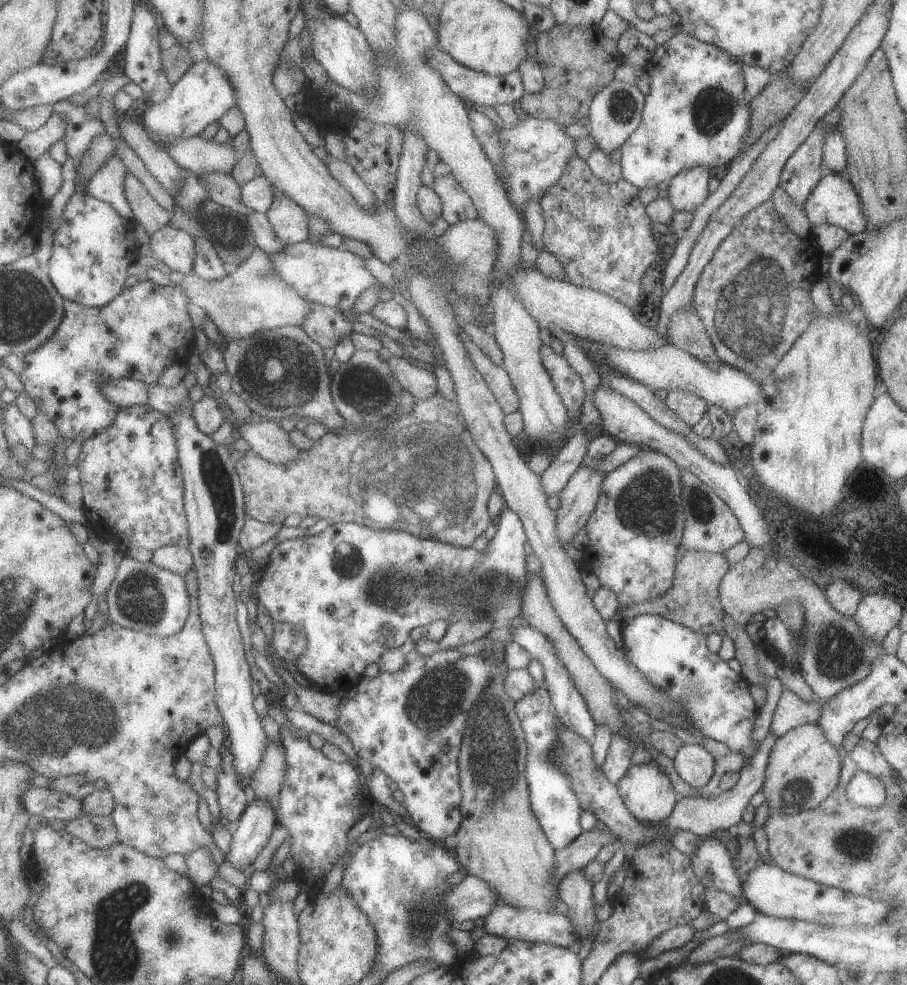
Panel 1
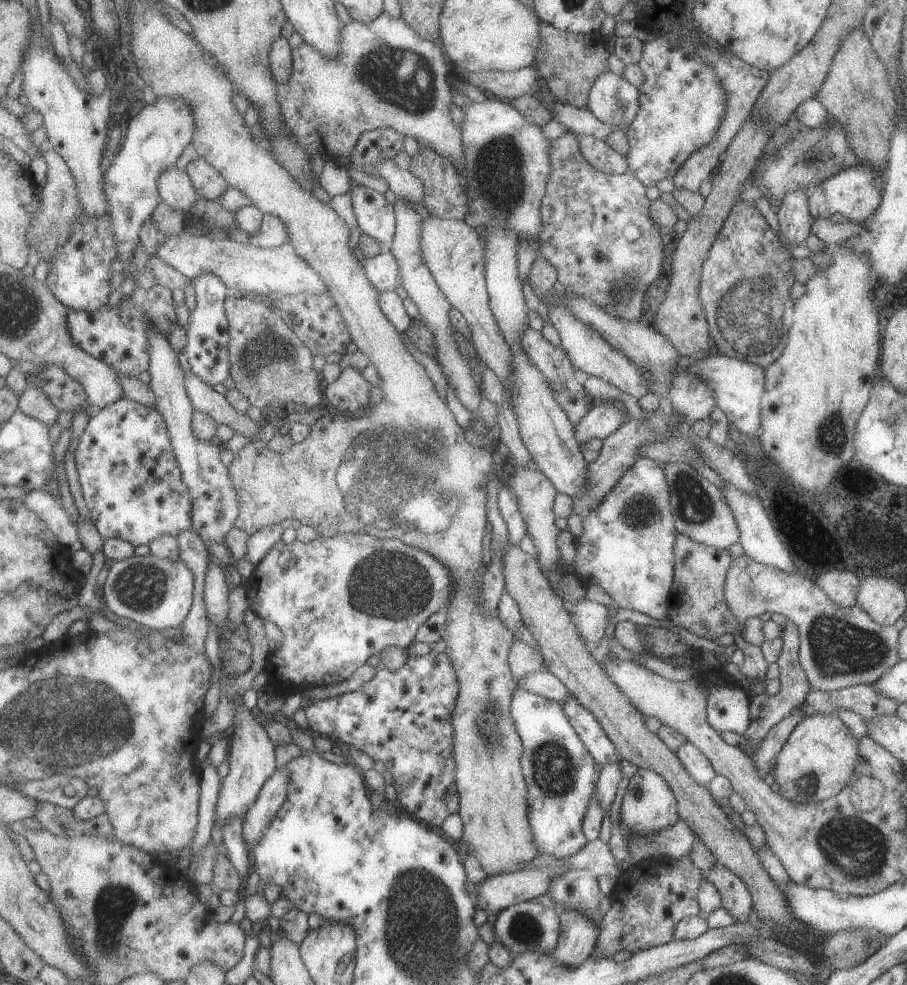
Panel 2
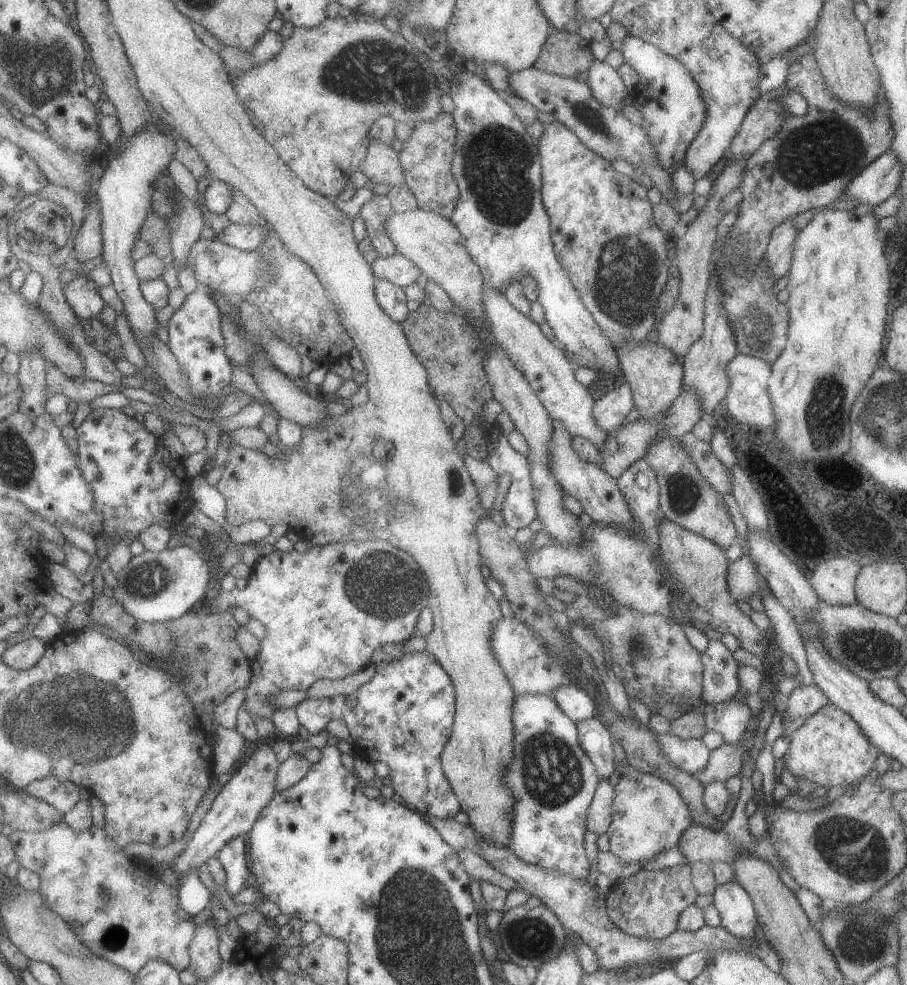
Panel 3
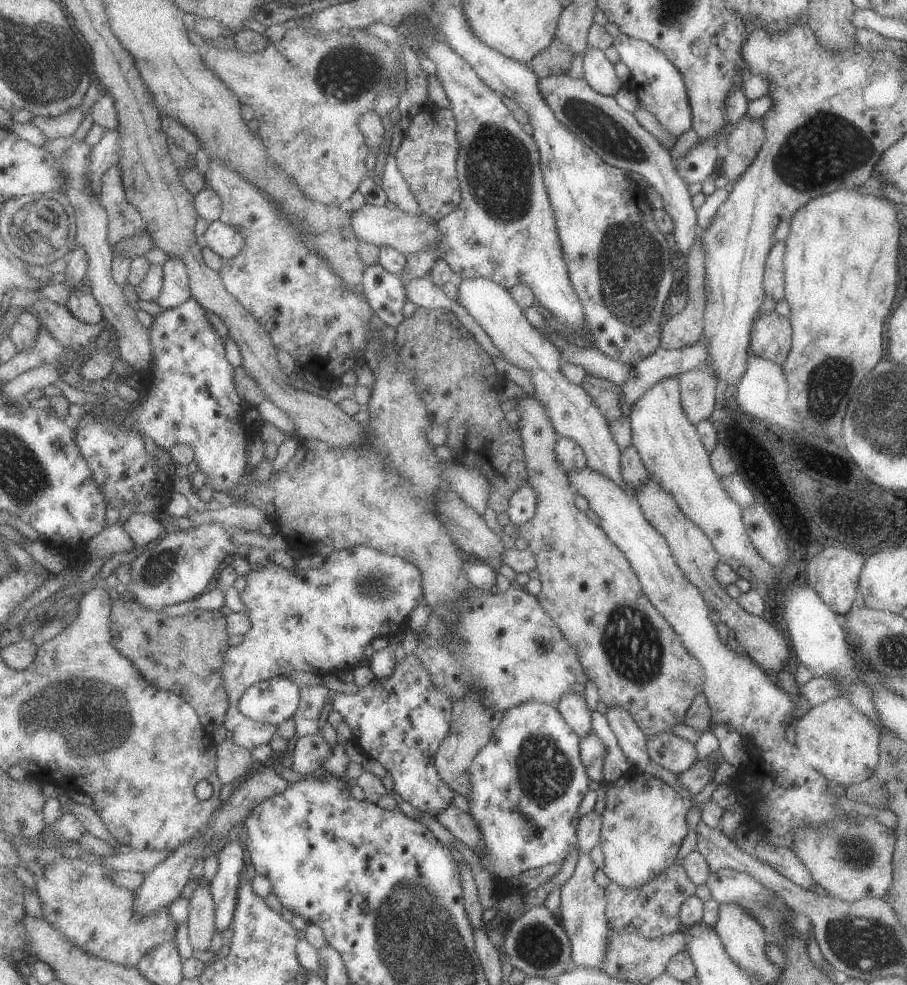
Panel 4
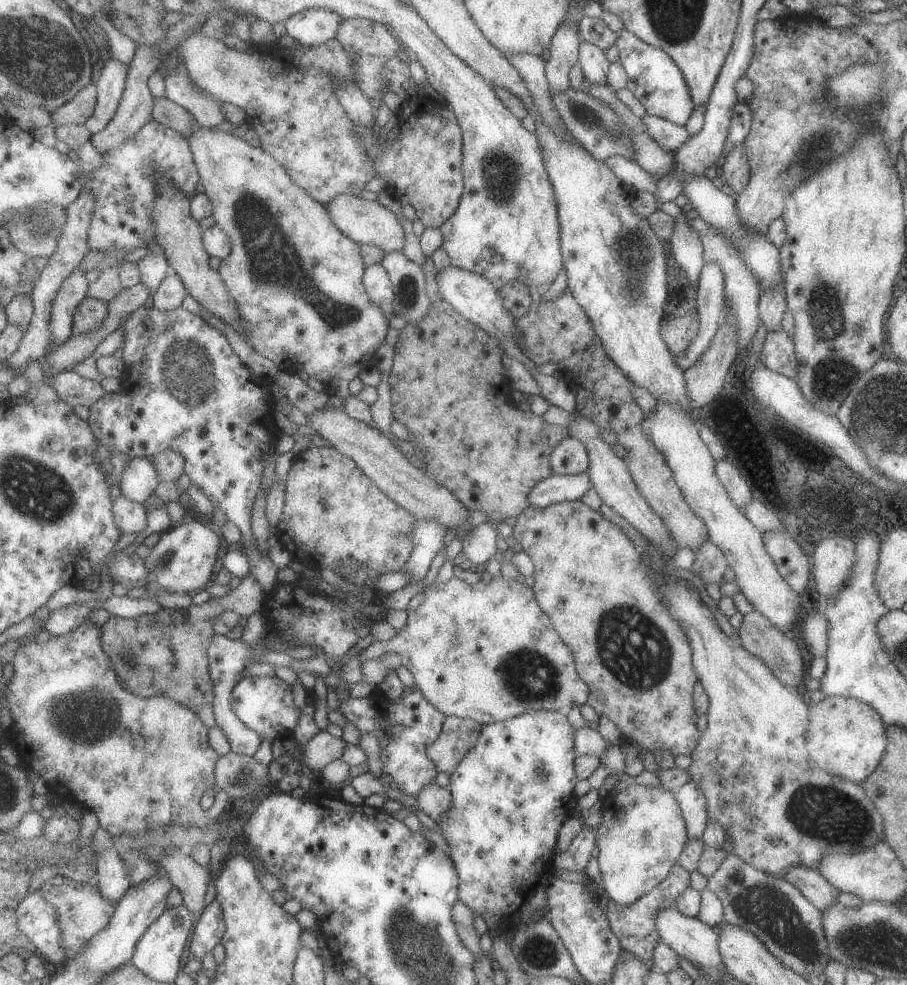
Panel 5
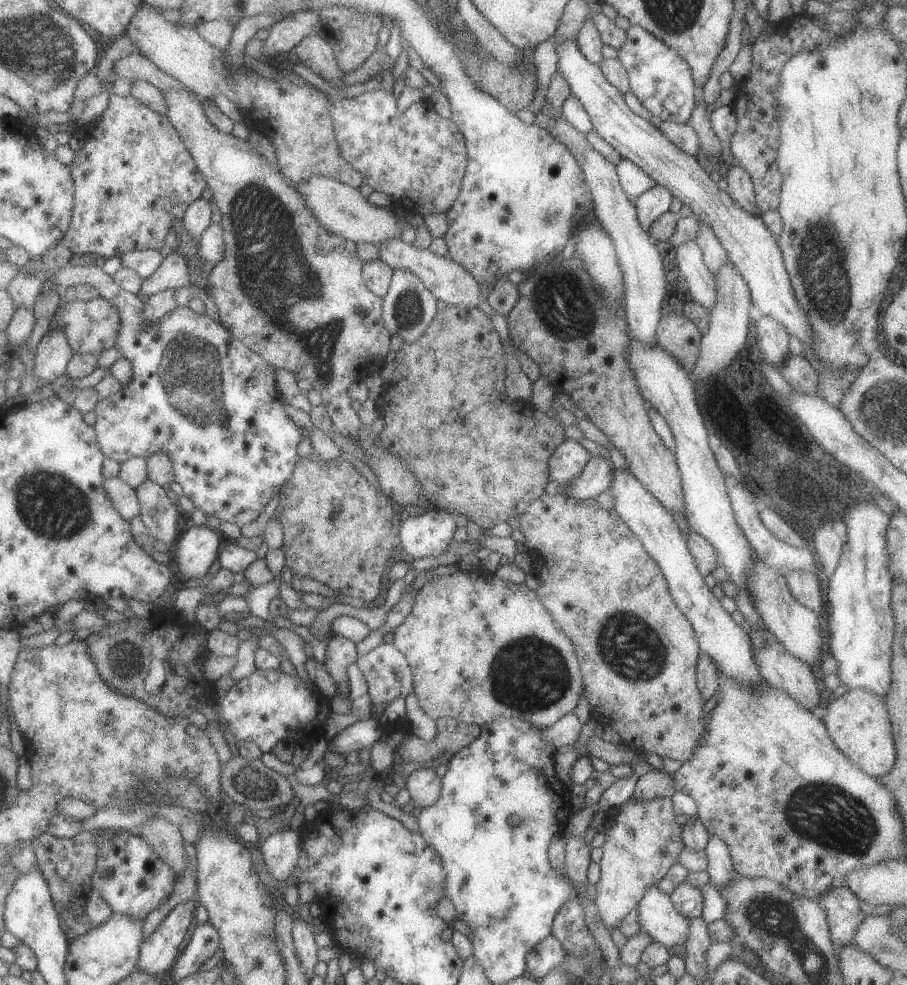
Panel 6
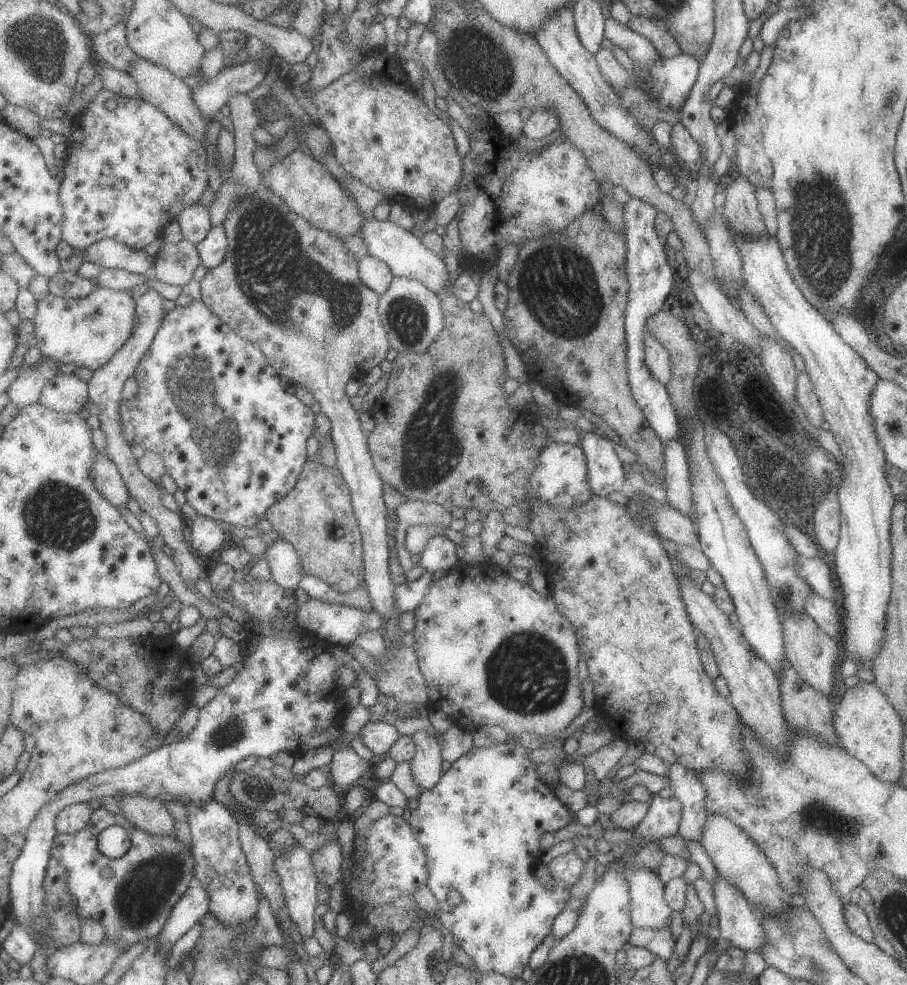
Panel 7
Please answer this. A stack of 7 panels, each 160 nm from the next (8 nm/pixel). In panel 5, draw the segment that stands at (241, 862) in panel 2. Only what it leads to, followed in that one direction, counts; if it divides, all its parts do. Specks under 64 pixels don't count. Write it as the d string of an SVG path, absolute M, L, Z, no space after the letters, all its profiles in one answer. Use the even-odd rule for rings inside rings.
M216 898L206 907L199 918L190 943L190 956L202 961L225 937L226 924L223 908Z

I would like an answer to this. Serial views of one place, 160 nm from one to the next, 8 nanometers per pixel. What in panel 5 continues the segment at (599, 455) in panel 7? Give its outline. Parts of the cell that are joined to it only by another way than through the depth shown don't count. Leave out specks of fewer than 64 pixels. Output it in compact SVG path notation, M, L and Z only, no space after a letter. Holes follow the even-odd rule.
M557 473L539 481L527 493L529 507L543 508L558 502L577 500L590 486L587 473L558 475Z

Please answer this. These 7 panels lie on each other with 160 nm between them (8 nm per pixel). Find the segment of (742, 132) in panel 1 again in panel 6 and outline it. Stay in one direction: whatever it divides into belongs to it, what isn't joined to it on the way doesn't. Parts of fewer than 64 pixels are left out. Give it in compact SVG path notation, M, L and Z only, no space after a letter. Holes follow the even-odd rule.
M631 25L626 30L624 43L618 48L616 59L627 73L630 92L645 110L661 121L688 122L696 101L696 88L687 63L672 48L639 25Z

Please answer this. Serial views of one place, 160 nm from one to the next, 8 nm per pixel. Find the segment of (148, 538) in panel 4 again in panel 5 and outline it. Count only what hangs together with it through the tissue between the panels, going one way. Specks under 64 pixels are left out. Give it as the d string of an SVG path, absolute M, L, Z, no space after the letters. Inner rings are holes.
M125 496L115 498L114 516L123 533L139 534L148 526L147 506L132 502Z

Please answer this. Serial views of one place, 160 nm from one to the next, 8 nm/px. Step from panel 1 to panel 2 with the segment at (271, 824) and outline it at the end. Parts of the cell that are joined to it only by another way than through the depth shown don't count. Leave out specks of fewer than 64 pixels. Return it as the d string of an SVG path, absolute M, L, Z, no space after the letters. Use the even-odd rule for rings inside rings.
M287 764L263 785L255 804L244 816L244 837L249 850L253 850L264 839L264 834L271 823L278 817L278 812L288 797L290 772Z

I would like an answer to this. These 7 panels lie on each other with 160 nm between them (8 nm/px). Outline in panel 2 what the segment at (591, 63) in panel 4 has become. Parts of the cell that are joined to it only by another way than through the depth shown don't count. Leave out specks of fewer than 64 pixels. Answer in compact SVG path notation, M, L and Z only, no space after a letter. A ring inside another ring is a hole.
M607 71L600 74L588 92L587 108L599 122L613 124L625 132L639 112L638 88L623 76Z

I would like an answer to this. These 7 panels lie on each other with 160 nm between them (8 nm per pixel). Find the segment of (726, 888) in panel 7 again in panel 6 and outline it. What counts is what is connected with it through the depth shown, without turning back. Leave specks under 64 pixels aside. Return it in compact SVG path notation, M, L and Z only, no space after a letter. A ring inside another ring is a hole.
M713 835L708 838L703 851L708 860L706 872L709 883L718 890L722 889L730 881L734 871L729 849L721 838Z

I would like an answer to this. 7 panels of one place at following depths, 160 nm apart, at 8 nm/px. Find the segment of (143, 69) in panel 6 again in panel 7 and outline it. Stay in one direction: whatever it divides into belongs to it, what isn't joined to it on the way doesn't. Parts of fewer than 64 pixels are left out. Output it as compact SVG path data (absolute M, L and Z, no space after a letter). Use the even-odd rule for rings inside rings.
M125 23L92 38L97 61L104 61L126 73L130 72L138 54L128 45L128 28Z

